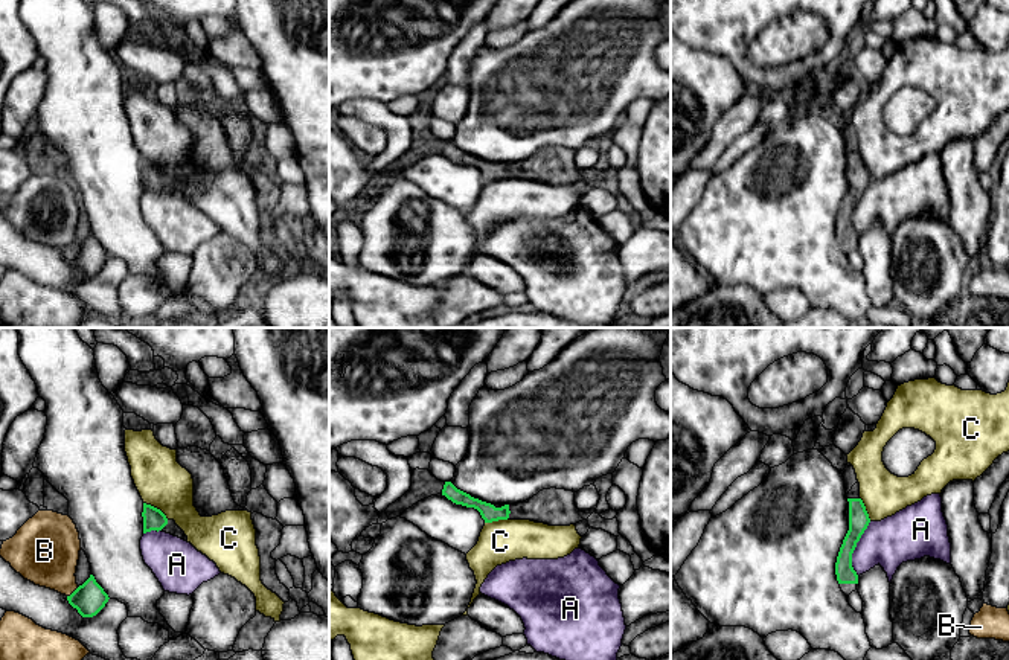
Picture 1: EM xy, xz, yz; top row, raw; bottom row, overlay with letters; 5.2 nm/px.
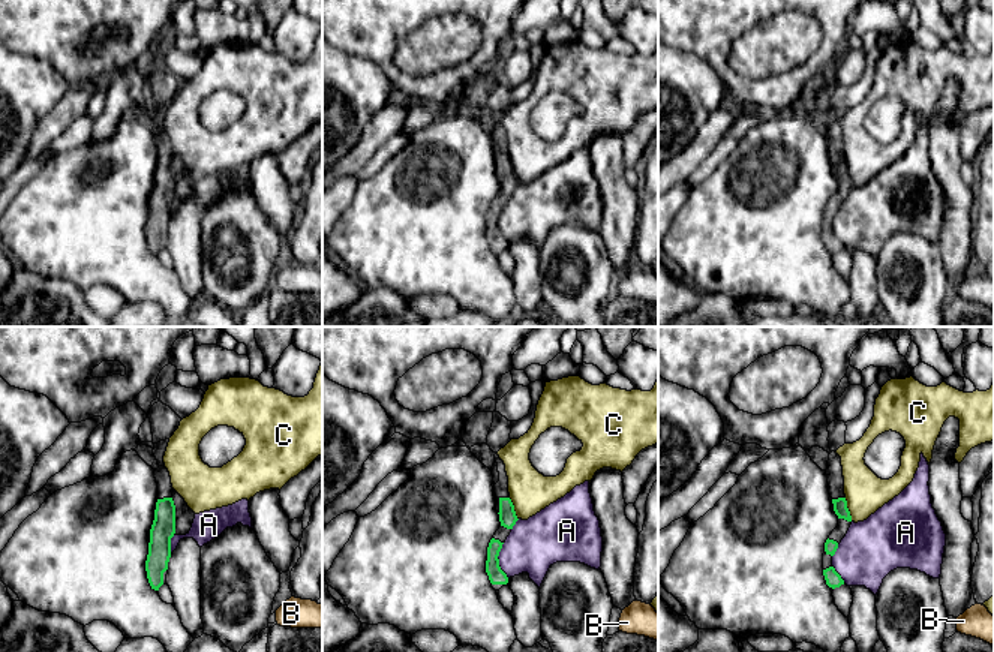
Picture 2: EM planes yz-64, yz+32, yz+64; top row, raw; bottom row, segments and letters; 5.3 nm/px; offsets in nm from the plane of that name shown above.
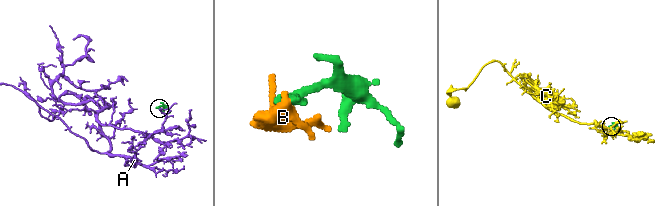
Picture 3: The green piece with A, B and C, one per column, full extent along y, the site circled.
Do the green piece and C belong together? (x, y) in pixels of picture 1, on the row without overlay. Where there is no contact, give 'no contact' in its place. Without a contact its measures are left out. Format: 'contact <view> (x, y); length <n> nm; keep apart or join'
contact xy (156, 166); length 160 nm; keep apart

